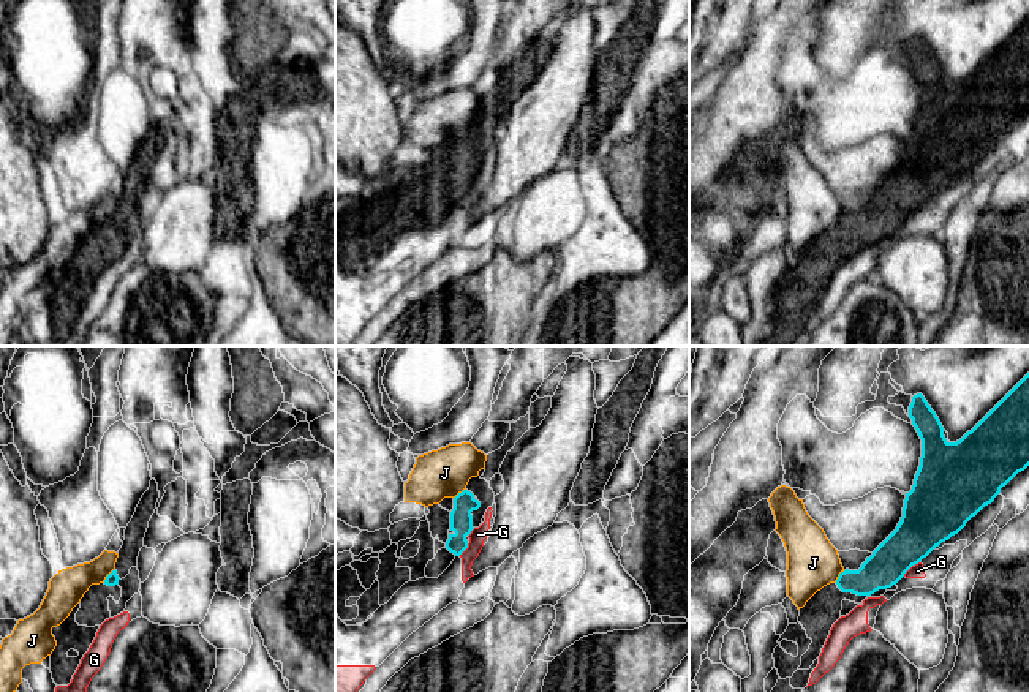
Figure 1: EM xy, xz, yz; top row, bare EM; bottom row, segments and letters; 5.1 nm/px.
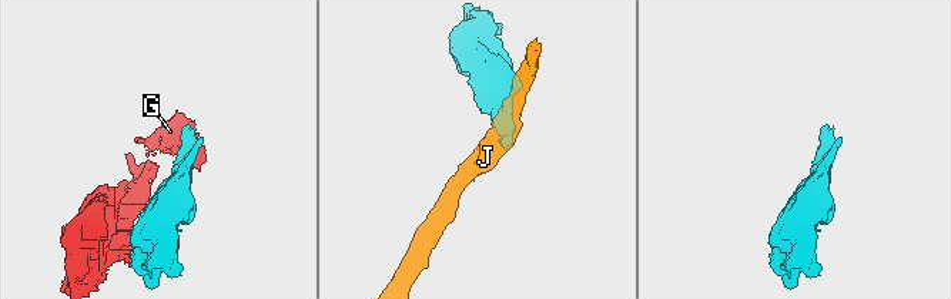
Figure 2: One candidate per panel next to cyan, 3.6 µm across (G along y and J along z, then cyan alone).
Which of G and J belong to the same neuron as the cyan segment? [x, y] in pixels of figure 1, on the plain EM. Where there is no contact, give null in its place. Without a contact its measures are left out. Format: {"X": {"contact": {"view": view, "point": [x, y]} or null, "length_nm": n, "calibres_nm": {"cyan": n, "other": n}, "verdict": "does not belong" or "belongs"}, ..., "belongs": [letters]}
{"G": {"contact": {"view": "yz", "point": [911, 212]}, "length_nm": 120, "calibres_nm": {"cyan": 260, "other": 70}, "verdict": "belongs"}, "J": {"contact": {"view": "xy", "point": [108, 221]}, "length_nm": 100, "calibres_nm": {"cyan": 70, "other": 180}, "verdict": "does not belong"}, "belongs": ["G"]}

